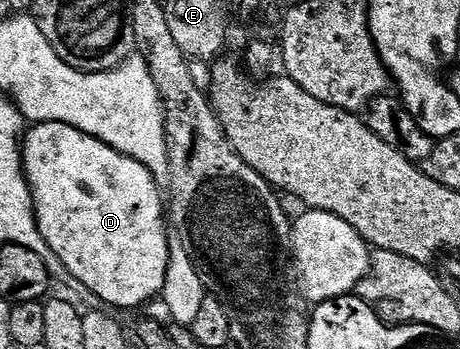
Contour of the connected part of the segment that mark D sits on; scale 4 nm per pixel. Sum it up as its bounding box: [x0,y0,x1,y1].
[22,121,172,309]

